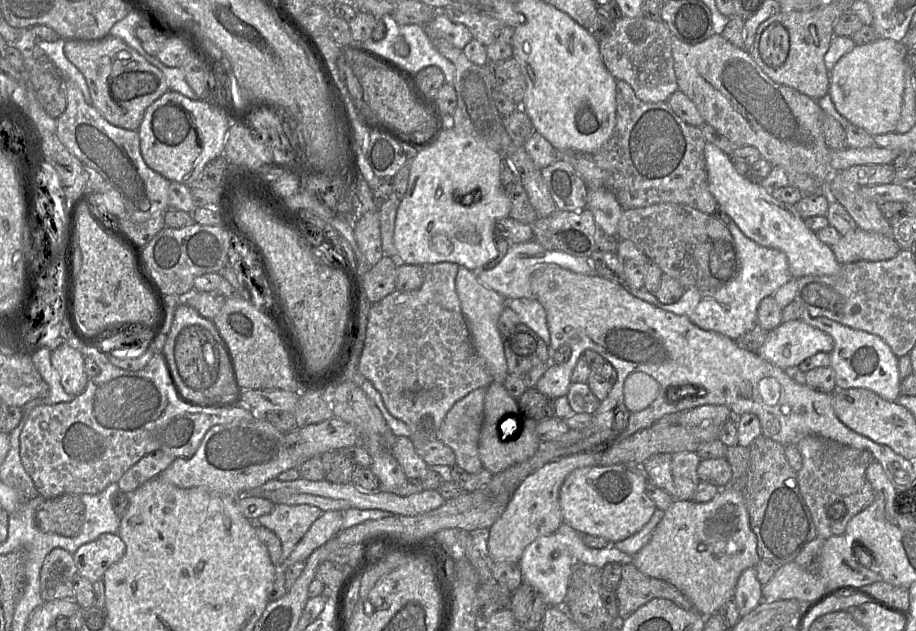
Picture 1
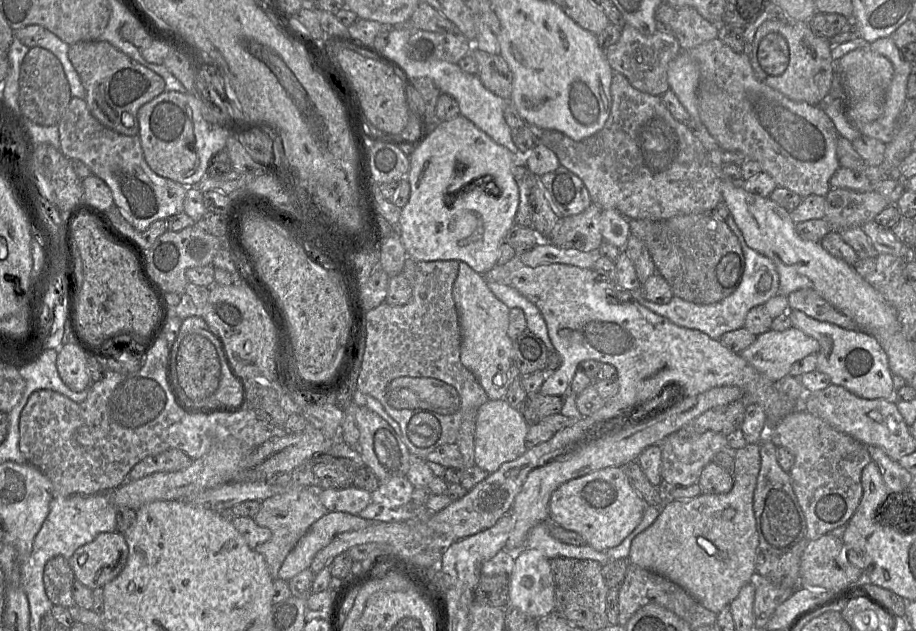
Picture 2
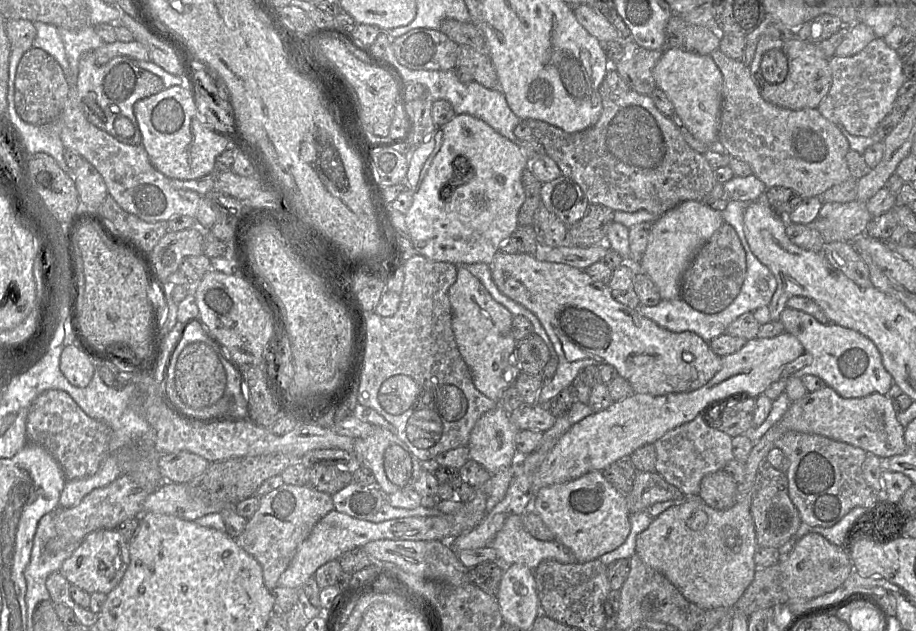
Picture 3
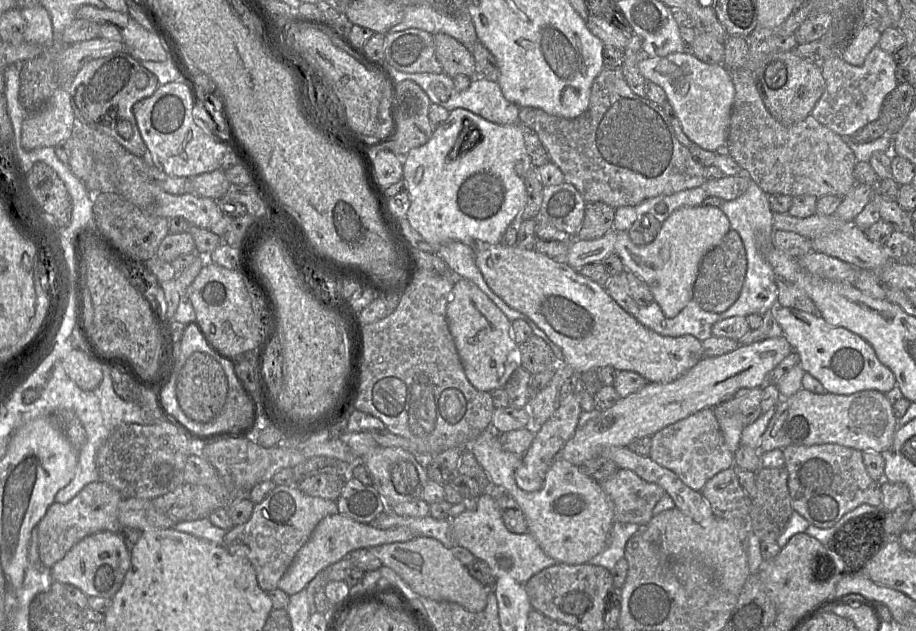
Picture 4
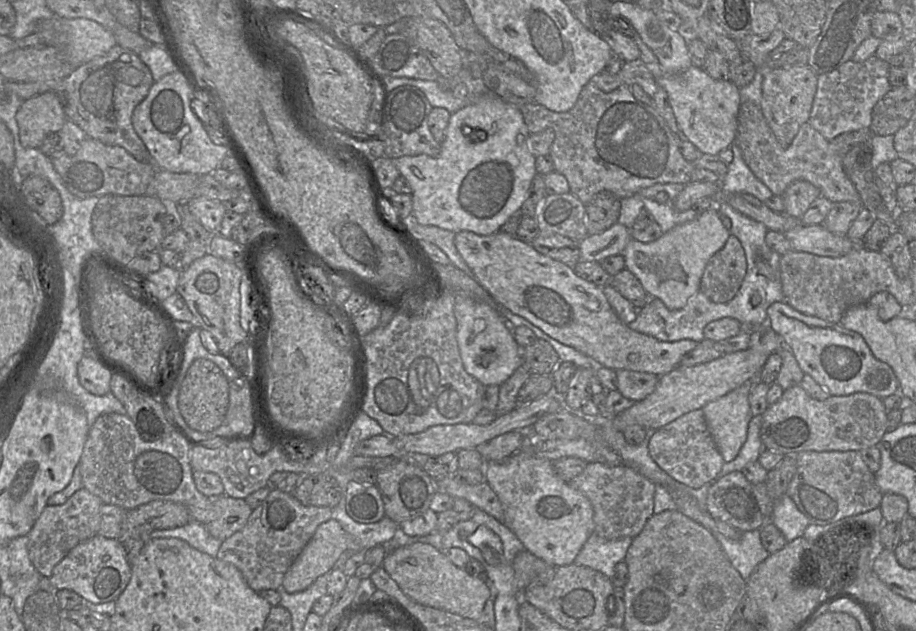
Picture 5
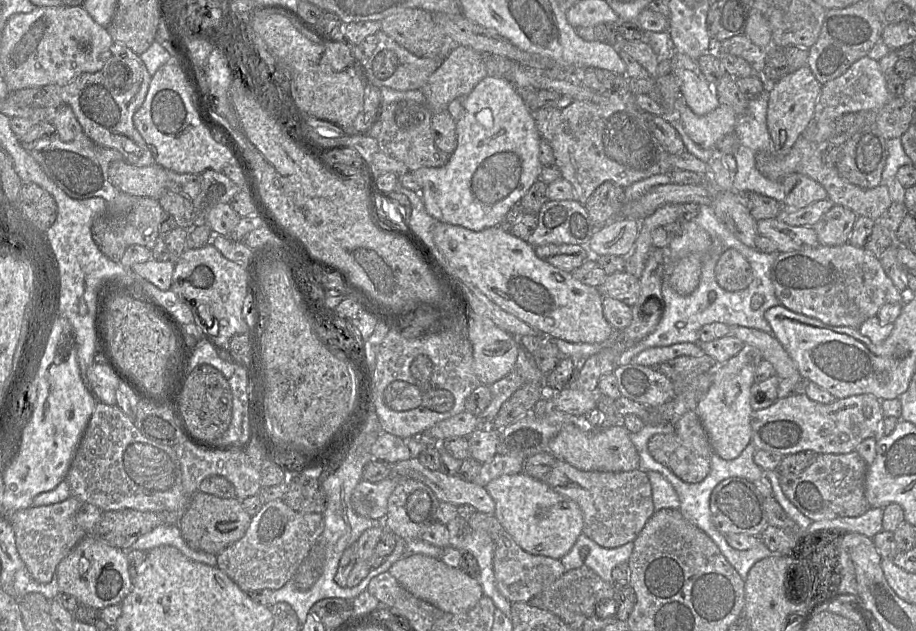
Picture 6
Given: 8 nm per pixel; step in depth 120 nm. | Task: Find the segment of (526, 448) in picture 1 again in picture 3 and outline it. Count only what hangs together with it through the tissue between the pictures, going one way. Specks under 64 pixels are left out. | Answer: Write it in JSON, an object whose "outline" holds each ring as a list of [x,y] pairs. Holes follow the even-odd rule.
{"outline":[[[501,406],[485,412],[471,430],[468,449],[469,458],[491,475],[516,462],[518,454],[515,437],[518,428],[511,422],[509,413]]]}

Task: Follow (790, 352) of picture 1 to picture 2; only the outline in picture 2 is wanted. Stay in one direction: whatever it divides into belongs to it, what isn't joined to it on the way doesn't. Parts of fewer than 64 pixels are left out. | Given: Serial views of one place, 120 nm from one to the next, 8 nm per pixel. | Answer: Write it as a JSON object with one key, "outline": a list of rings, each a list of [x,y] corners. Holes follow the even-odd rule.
{"outline":[[[791,326],[784,331],[770,329],[758,335],[749,347],[739,354],[745,361],[771,381],[778,381],[789,374],[795,362],[810,354],[818,353],[819,350],[820,345],[816,339]]]}

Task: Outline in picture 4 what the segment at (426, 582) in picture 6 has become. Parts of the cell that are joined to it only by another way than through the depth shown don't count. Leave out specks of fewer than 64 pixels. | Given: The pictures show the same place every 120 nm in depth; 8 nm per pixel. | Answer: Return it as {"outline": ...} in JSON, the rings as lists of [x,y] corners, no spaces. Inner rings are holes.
{"outline":[[[415,536],[406,542],[395,542],[370,547],[382,566],[394,570],[415,593],[436,601],[459,604],[472,613],[485,609],[487,595],[493,589],[486,589],[474,579],[464,566],[441,542],[434,538]]]}

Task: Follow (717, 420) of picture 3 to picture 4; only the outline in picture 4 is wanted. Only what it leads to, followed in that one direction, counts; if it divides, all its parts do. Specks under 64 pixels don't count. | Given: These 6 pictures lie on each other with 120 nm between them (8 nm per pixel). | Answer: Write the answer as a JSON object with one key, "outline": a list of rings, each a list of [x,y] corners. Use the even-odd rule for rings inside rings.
{"outline":[[[762,387],[741,389],[732,397],[713,408],[717,419],[734,416],[740,418],[743,426],[756,421],[762,414]]]}

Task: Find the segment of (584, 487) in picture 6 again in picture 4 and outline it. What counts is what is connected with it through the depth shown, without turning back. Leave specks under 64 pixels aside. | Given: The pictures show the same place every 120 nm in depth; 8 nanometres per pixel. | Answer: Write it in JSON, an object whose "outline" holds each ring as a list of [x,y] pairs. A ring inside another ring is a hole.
{"outline":[[[619,469],[599,483],[613,503],[614,521],[645,527],[653,517],[653,508],[666,493],[655,483],[649,483],[629,469]]]}

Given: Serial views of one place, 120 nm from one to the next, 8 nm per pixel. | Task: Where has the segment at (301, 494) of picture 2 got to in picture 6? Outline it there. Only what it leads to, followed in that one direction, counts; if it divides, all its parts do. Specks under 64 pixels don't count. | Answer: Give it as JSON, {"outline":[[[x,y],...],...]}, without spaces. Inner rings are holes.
{"outline":[[[282,499],[264,503],[261,510],[251,517],[245,534],[217,555],[217,567],[225,572],[243,591],[260,589],[278,590],[291,580],[302,561],[324,530],[322,513],[299,513],[288,507]]]}

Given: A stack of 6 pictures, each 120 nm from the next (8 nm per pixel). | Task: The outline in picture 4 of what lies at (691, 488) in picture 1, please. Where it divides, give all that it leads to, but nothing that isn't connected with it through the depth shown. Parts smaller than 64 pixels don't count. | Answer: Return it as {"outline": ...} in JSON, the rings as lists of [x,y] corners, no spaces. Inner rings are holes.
{"outline":[[[704,408],[666,426],[651,437],[649,457],[674,472],[680,480],[701,492],[706,482],[722,470],[734,467],[734,453],[727,447],[712,408]]]}

